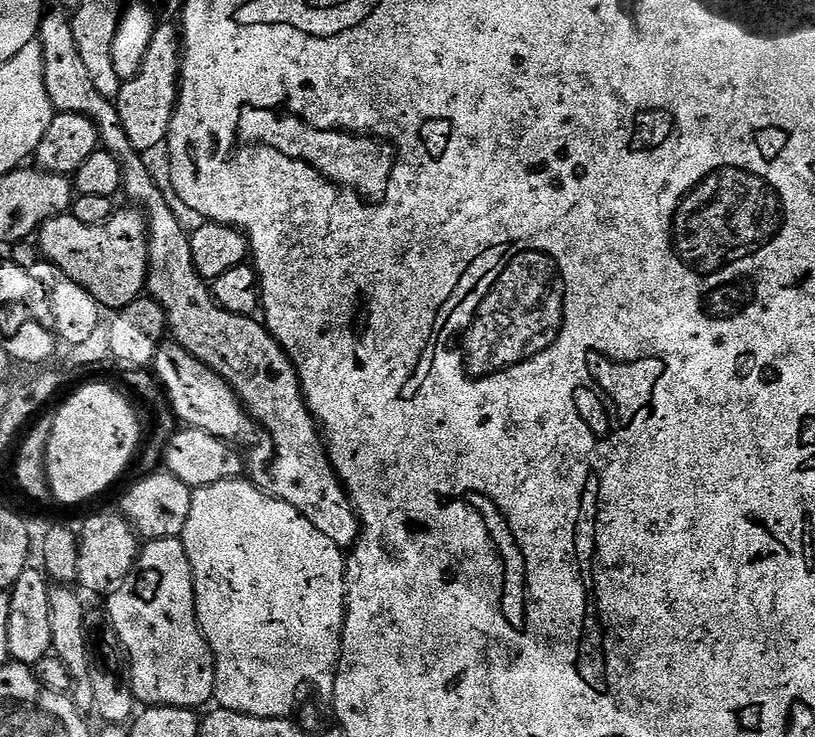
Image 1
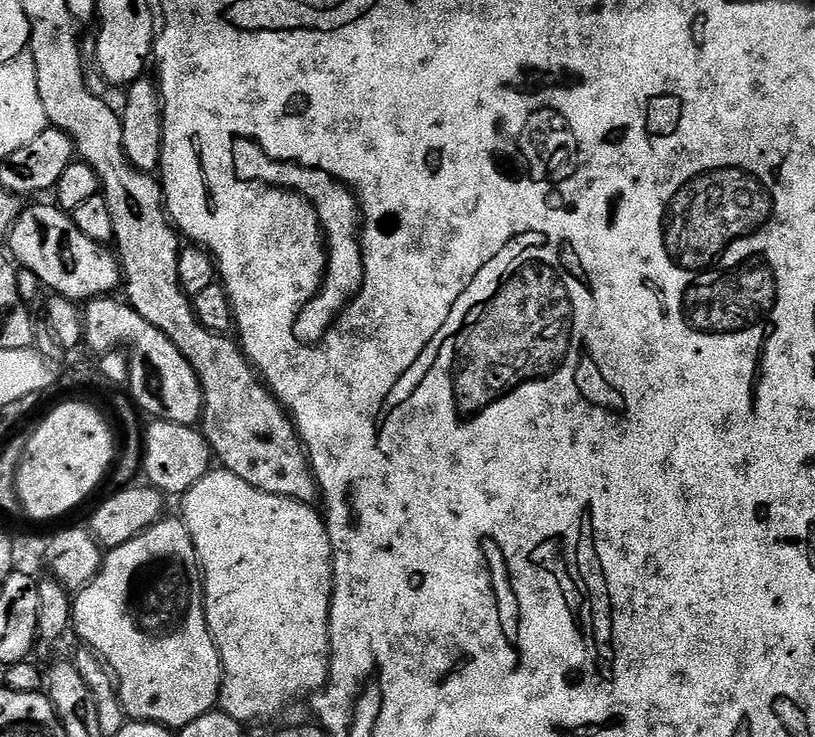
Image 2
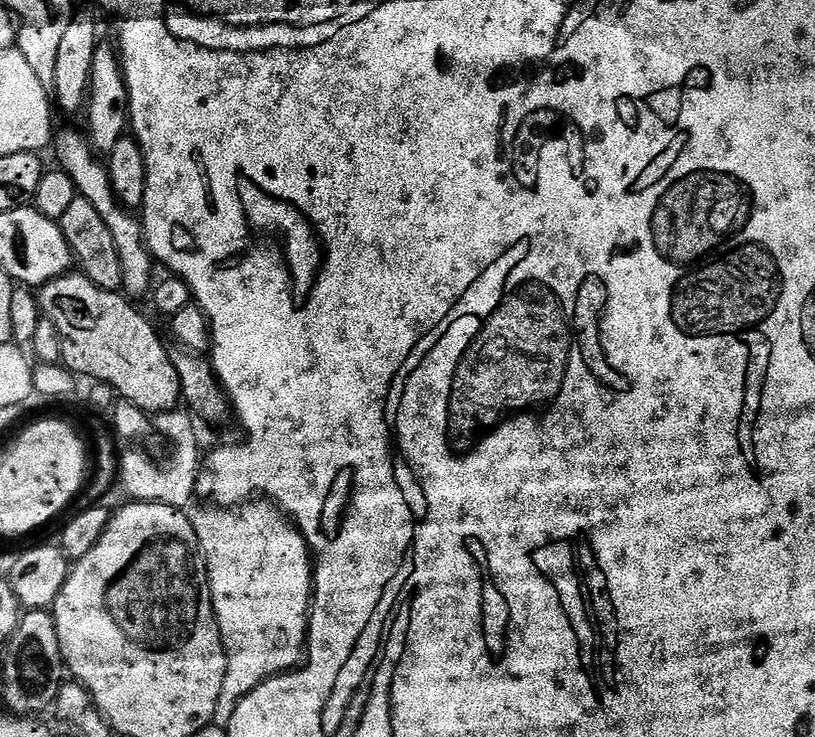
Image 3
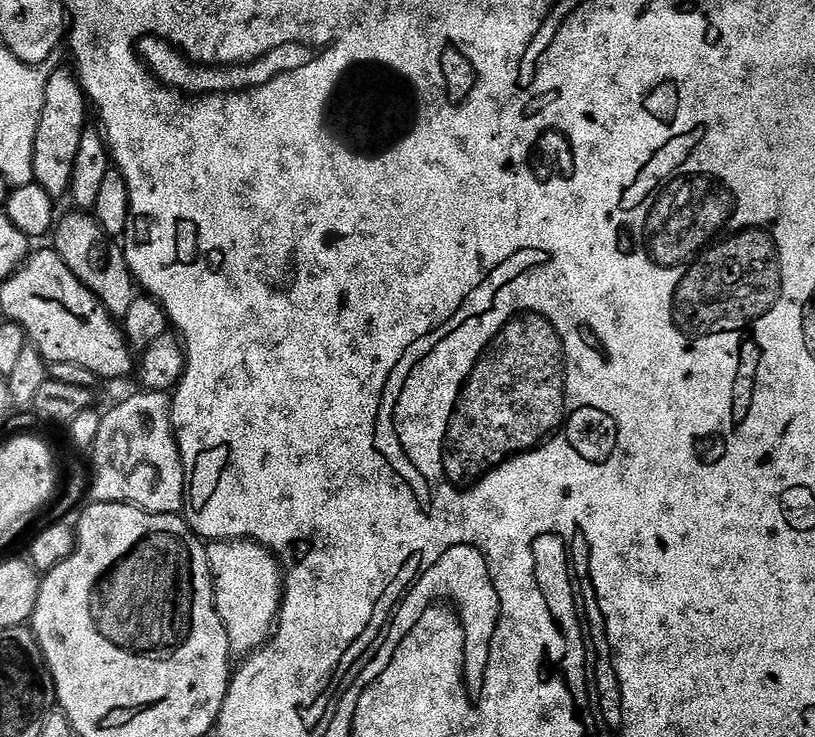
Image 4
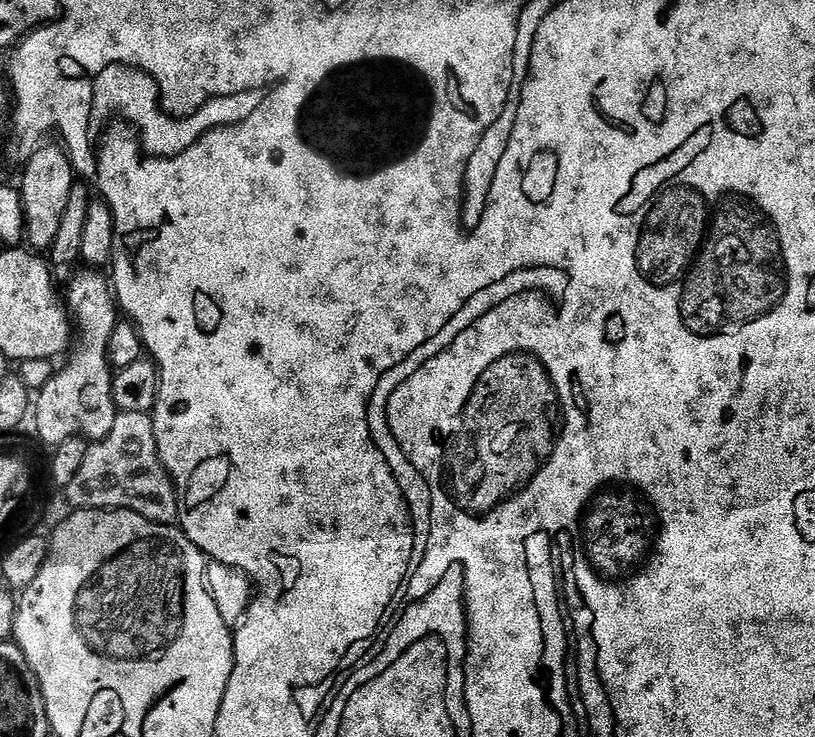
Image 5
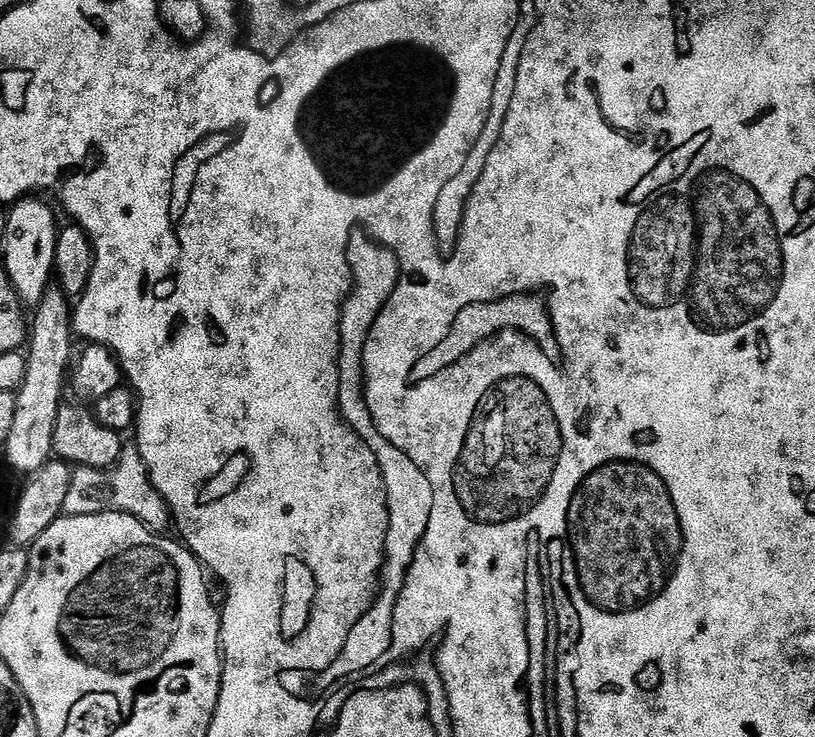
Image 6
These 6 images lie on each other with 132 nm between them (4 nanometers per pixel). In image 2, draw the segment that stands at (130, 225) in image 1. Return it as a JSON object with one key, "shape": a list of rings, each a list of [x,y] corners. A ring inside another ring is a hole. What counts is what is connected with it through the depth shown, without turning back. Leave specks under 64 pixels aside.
{"shape":[[[52,202],[25,207],[8,235],[6,248],[19,267],[38,274],[41,285],[49,293],[68,300],[87,302],[104,298],[122,284],[122,269],[115,251],[86,238],[74,226],[71,215]]]}

